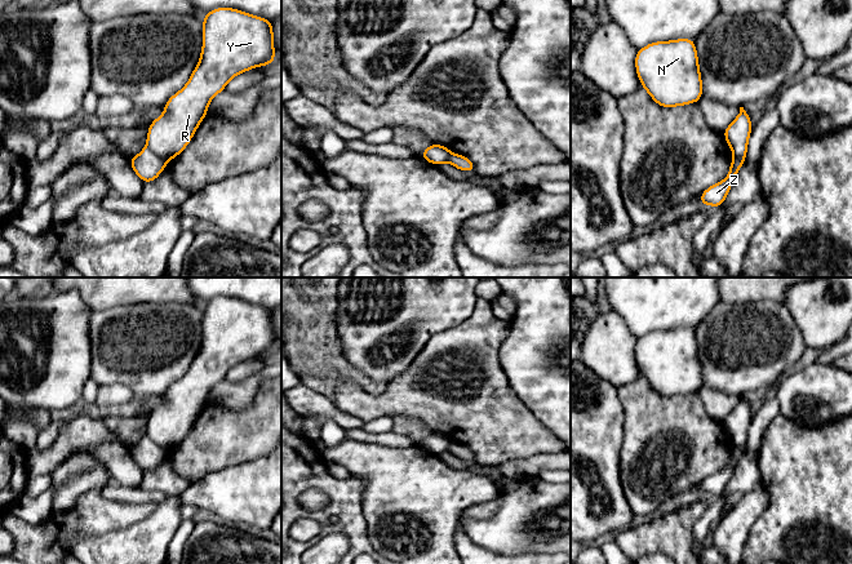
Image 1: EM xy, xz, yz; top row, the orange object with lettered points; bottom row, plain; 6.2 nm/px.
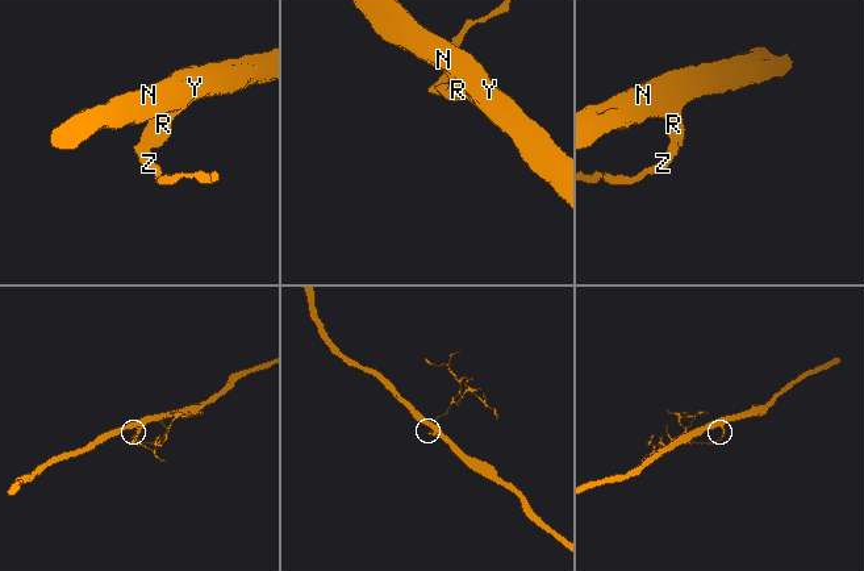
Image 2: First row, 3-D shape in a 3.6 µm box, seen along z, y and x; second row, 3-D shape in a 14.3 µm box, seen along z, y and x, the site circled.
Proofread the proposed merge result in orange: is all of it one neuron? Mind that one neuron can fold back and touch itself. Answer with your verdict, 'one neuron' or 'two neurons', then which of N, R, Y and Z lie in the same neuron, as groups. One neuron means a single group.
two neurons; N R Y / Z

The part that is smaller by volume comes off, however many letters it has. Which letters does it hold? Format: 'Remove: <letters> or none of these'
Remove: Z

